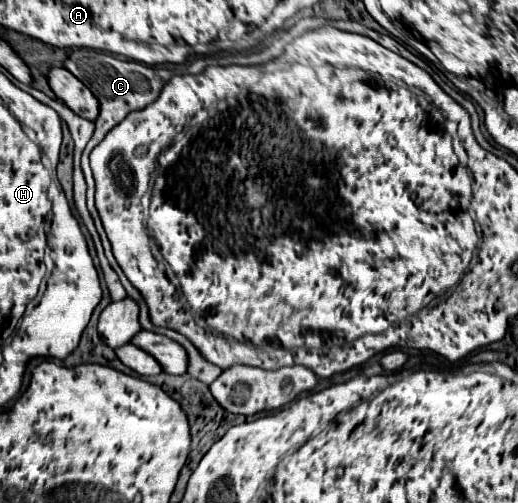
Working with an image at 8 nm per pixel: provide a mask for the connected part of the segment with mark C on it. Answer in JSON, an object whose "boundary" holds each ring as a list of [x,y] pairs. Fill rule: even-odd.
{"boundary":[[[89,48],[73,50],[69,54],[69,58],[65,60],[65,68],[75,78],[79,78],[93,92],[93,96],[97,96],[97,100],[101,104],[99,118],[95,120],[95,126],[97,126],[95,134],[83,152],[85,158],[107,136],[107,132],[111,128],[115,128],[129,112],[135,112],[135,104],[137,104],[137,110],[143,110],[149,104],[153,104],[157,100],[163,84],[165,84],[161,78],[161,72],[157,68],[151,68],[151,66],[145,66],[139,62],[131,62],[131,60],[121,60],[121,58],[115,58],[111,54],[105,54],[99,50],[89,50]]]}

